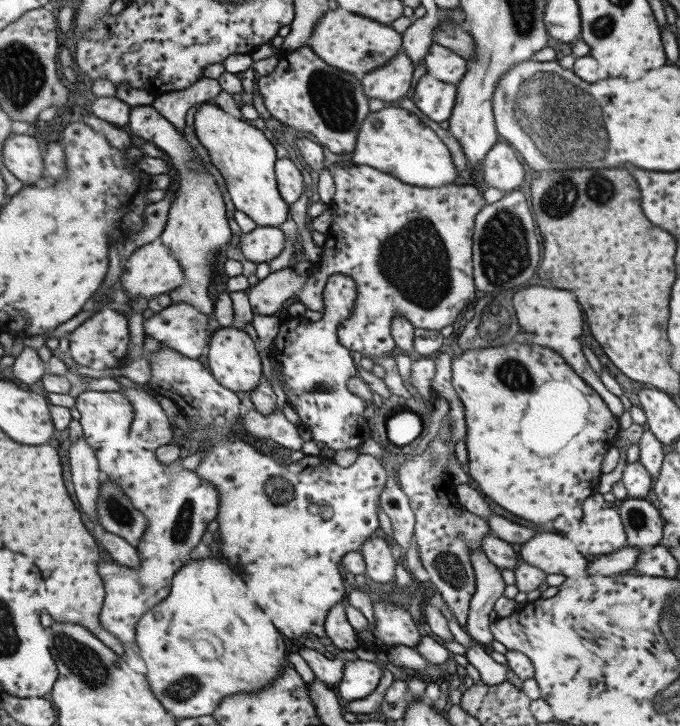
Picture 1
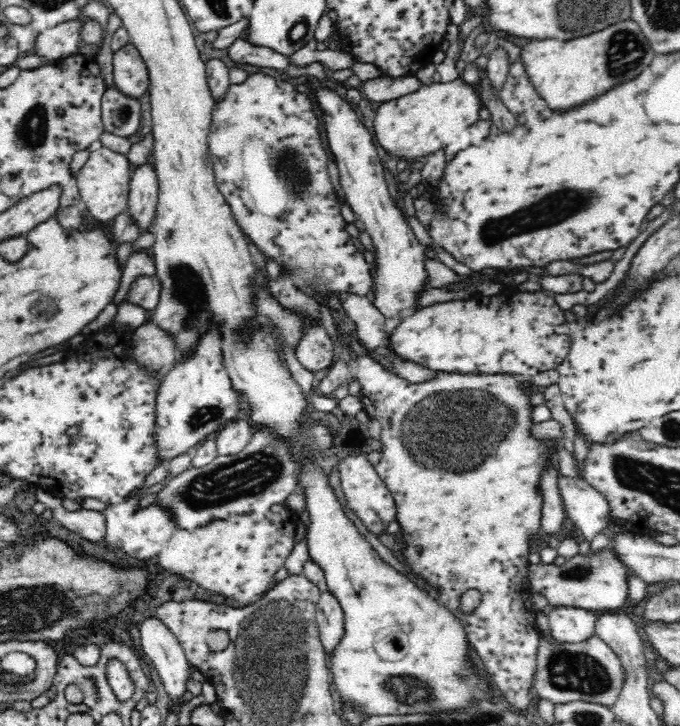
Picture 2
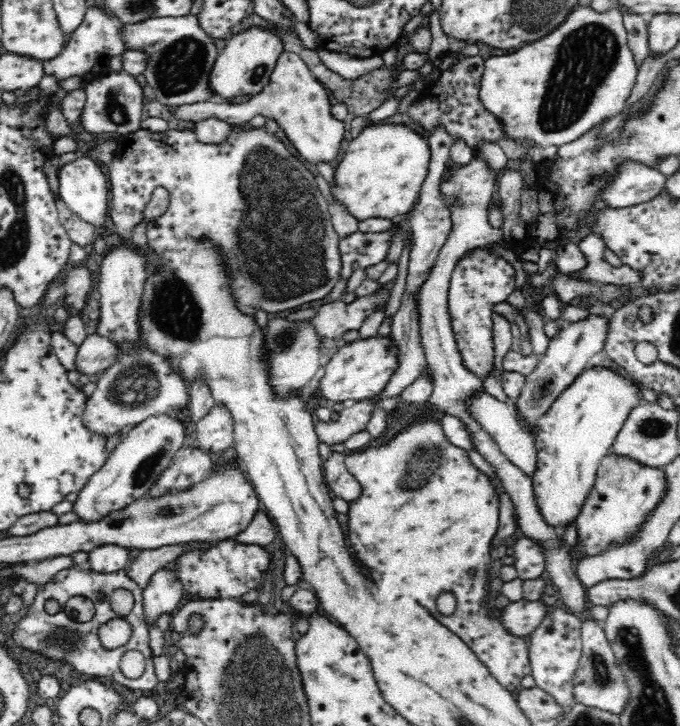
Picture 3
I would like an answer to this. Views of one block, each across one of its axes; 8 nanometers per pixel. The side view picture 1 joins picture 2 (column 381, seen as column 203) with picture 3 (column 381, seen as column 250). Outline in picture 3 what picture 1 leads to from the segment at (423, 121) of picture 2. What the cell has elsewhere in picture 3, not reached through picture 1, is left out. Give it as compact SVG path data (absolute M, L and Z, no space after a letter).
M389 123L371 125L363 129L360 136L349 142L344 156L334 167L334 182L328 182L330 193L334 201L343 205L347 213L357 222L362 222L367 218L383 218L392 221L398 214L411 212L415 207L414 202L418 198L426 172L428 172L429 158L428 141L426 142L412 128Z

